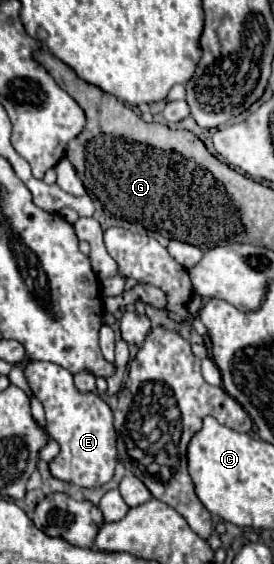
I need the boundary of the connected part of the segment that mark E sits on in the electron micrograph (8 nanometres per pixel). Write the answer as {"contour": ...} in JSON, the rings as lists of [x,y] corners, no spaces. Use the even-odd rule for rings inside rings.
{"contour":[[[29,362],[24,369],[28,385],[44,405],[50,437],[62,447],[58,457],[50,463],[50,473],[62,481],[88,489],[108,483],[114,477],[116,467],[116,433],[112,425],[112,409],[96,393],[80,393],[74,387],[70,371],[50,362]]]}

